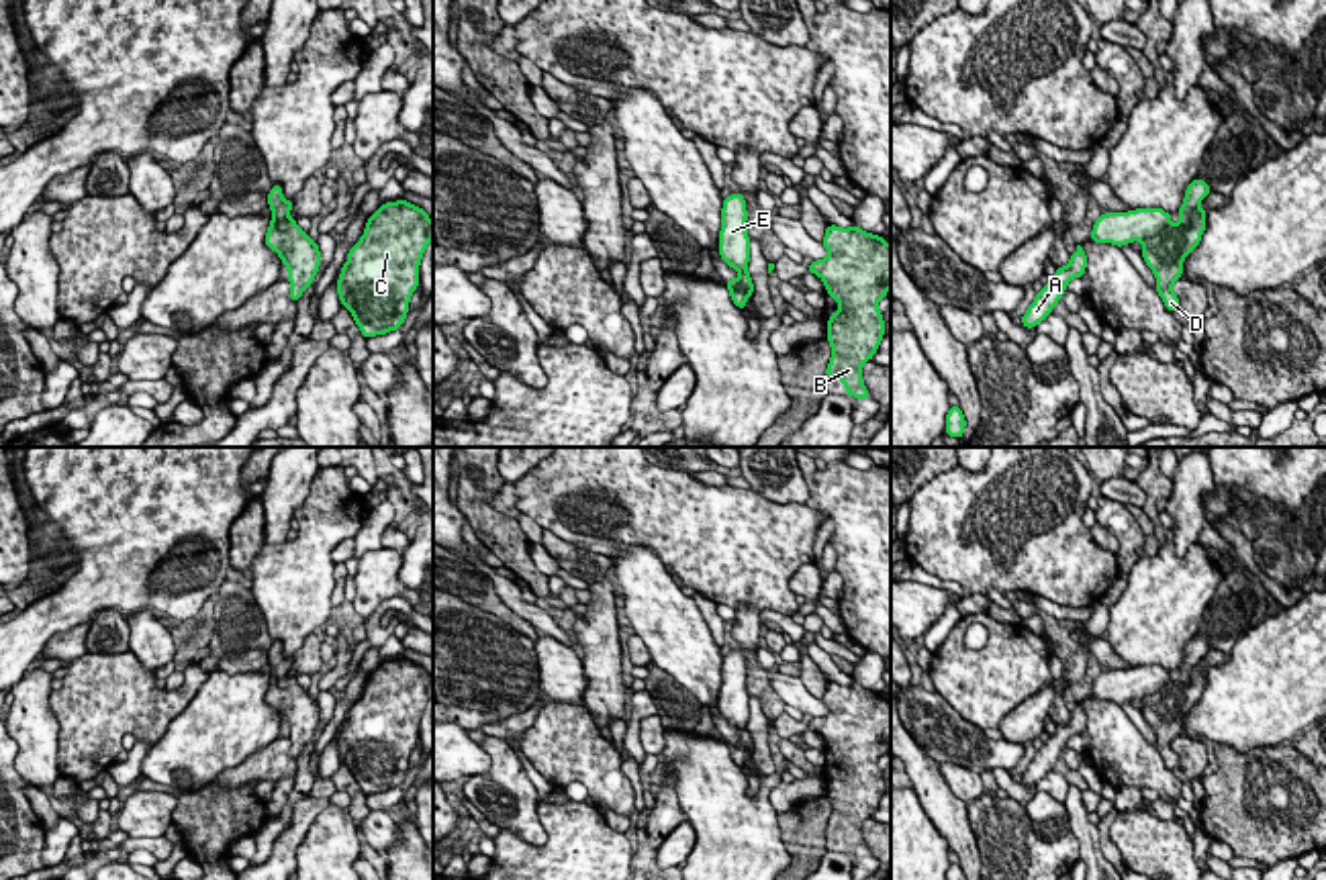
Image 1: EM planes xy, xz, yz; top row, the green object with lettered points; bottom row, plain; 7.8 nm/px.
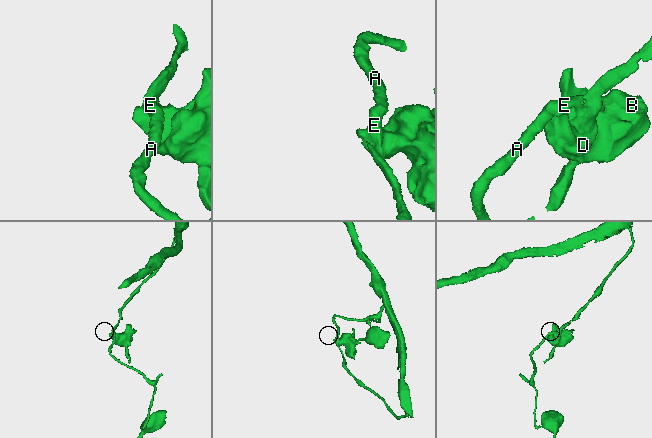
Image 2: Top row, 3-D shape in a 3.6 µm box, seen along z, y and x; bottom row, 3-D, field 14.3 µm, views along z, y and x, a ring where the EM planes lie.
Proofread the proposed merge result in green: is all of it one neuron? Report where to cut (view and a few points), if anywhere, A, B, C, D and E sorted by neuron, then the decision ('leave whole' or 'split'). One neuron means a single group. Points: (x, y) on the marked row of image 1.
cut yz (1169, 221), (1143, 241); groups A E / B C D; split

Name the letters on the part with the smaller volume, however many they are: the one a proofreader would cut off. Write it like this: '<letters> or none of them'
B, C, D

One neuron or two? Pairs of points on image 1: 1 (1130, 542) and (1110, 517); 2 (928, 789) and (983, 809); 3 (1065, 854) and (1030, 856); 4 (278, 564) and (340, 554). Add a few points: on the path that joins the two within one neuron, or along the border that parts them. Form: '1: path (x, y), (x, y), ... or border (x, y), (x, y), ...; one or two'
1: path (1128, 535), (1116, 523); one
2: border (965, 805), (979, 852); two
3: path (1057, 856), (1038, 856); one
4: border (352, 538), (346, 538), (332, 552), (334, 562); two

